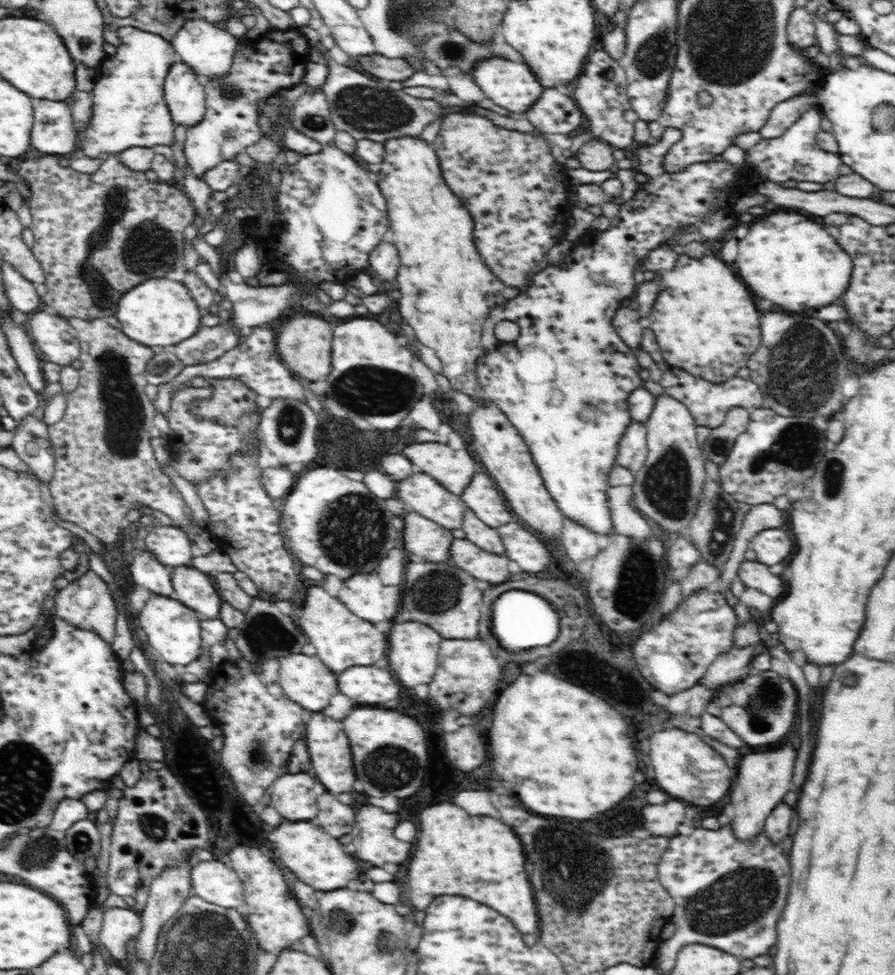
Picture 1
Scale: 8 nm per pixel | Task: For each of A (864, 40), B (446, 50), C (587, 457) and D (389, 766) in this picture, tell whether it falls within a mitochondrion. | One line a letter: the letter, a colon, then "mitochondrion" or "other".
A: other
B: mitochondrion
C: other
D: mitochondrion

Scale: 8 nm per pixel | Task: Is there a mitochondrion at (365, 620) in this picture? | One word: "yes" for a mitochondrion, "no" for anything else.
no

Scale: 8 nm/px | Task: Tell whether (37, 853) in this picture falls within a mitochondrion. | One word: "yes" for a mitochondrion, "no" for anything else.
yes

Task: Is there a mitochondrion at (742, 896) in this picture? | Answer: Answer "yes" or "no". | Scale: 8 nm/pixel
yes

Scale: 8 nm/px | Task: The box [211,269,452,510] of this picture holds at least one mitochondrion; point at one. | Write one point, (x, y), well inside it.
(359, 385)

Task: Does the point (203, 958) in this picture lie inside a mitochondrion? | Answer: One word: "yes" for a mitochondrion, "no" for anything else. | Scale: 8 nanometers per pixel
yes

